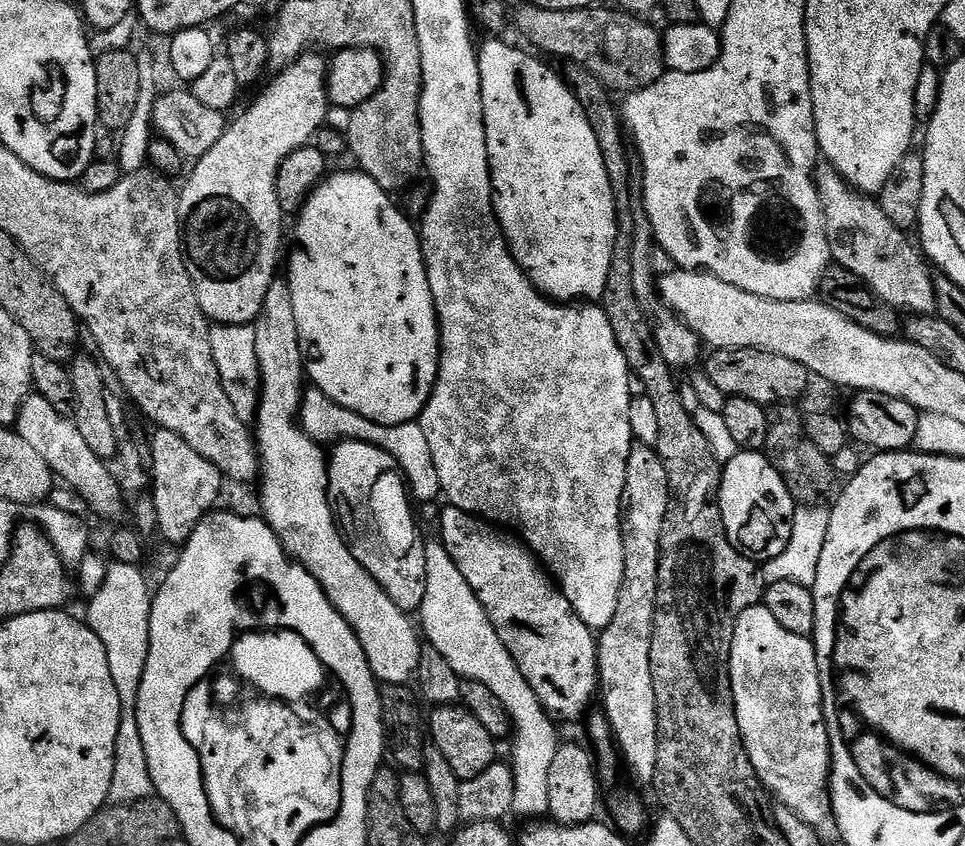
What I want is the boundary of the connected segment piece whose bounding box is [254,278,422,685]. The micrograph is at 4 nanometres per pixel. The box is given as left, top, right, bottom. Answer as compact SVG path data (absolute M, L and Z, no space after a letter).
M277 278L272 281L270 290L266 290L266 302L262 302L262 310L258 314L256 329L256 353L260 367L260 407L256 409L254 421L254 439L260 453L260 504L264 507L263 519L274 530L285 552L306 569L322 586L326 598L346 618L346 622L354 630L362 650L366 654L366 662L370 662L370 670L381 685L408 684L418 670L418 658L422 647L422 636L409 613L398 610L394 602L390 602L390 594L374 582L374 578L354 558L348 549L348 542L332 513L332 504L328 501L328 461L326 452L317 444L302 427L298 417L302 412L302 401L306 391L305 358L298 342L298 322L294 322L294 302L290 302L290 290L287 279Z

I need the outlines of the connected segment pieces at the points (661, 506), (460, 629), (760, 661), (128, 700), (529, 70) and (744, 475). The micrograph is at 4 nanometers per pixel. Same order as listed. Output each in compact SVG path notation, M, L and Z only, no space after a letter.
M636 444L626 462L626 486L622 527L624 530L624 577L618 610L598 636L598 692L604 696L603 711L612 728L615 747L628 763L632 776L651 785L658 766L658 718L650 674L650 642L658 594L658 562L662 526L668 513L668 479L655 447Z
M439 542L425 543L423 550L426 558L426 598L418 613L423 639L427 647L438 650L438 654L442 654L442 658L454 666L459 676L482 682L490 686L494 694L498 694L502 706L506 706L512 716L513 754L520 760L541 760L541 764L511 765L514 776L512 812L520 816L547 817L550 790L550 766L547 761L551 760L562 743L561 737L556 737L557 725L538 702L534 690L530 690L530 682L526 682L506 646L502 646L486 610L482 610L482 602L478 602L466 578L462 578L458 566L454 566L454 558L450 558L444 545Z
M762 606L747 608L738 618L738 626L734 626L734 642L730 650L730 678L732 679L732 693L734 694L734 706L736 707L736 717L740 733L744 739L744 748L748 751L750 762L758 774L760 783L773 797L780 799L779 803L785 808L794 810L798 818L802 818L806 823L813 826L821 826L833 819L832 815L832 789L830 781L832 779L832 747L828 741L828 727L824 721L824 699L822 698L822 682L820 681L820 671L818 670L818 658L816 657L815 643L807 636L790 634L786 626L780 625L774 614Z
M108 564L108 573L102 586L87 601L89 628L102 638L106 646L106 659L110 662L110 678L118 689L122 702L122 714L118 726L118 742L114 750L114 778L110 782L109 801L113 805L129 805L154 796L150 766L146 762L146 746L142 746L142 734L138 730L136 703L142 686L142 674L150 654L150 614L152 613L153 589L148 580L134 565Z
M488 38L483 45L482 43L478 48L478 55L480 58L480 89L482 90L482 110L484 111L484 129L486 130L486 150L488 151L488 165L490 166L490 174L492 175L492 201L496 207L496 217L500 223L500 229L504 232L504 237L508 239L508 248L512 251L512 257L518 262L518 266L525 274L528 275L528 281L540 291L541 296L547 296L553 302L600 302L603 301L604 291L606 290L606 278L610 274L610 262L614 254L614 242L616 241L616 199L614 198L614 190L610 182L610 174L606 170L606 162L602 150L598 146L598 138L594 134L594 126L590 126L590 122L586 118L586 114L580 105L580 99L576 93L572 91L571 87L566 83L565 77L560 76L552 68L547 68L543 64L545 61L539 55L533 54L531 51L523 52L520 48L515 48L512 44L503 44L503 39Z
M741 450L736 453L733 460L727 461L723 465L722 475L720 477L720 509L722 518L726 526L726 534L729 542L735 546L746 558L763 562L778 558L782 550L790 542L792 533L792 523L796 513L798 503L791 496L787 489L786 482L780 476L779 472L771 466L768 457L760 450Z

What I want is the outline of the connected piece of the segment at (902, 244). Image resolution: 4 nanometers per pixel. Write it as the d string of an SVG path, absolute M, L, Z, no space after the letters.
M830 166L817 167L816 189L822 202L833 261L868 285L887 307L917 316L935 313L934 276L928 273L929 265L921 249L908 241L909 233L894 226L871 195L851 188Z

